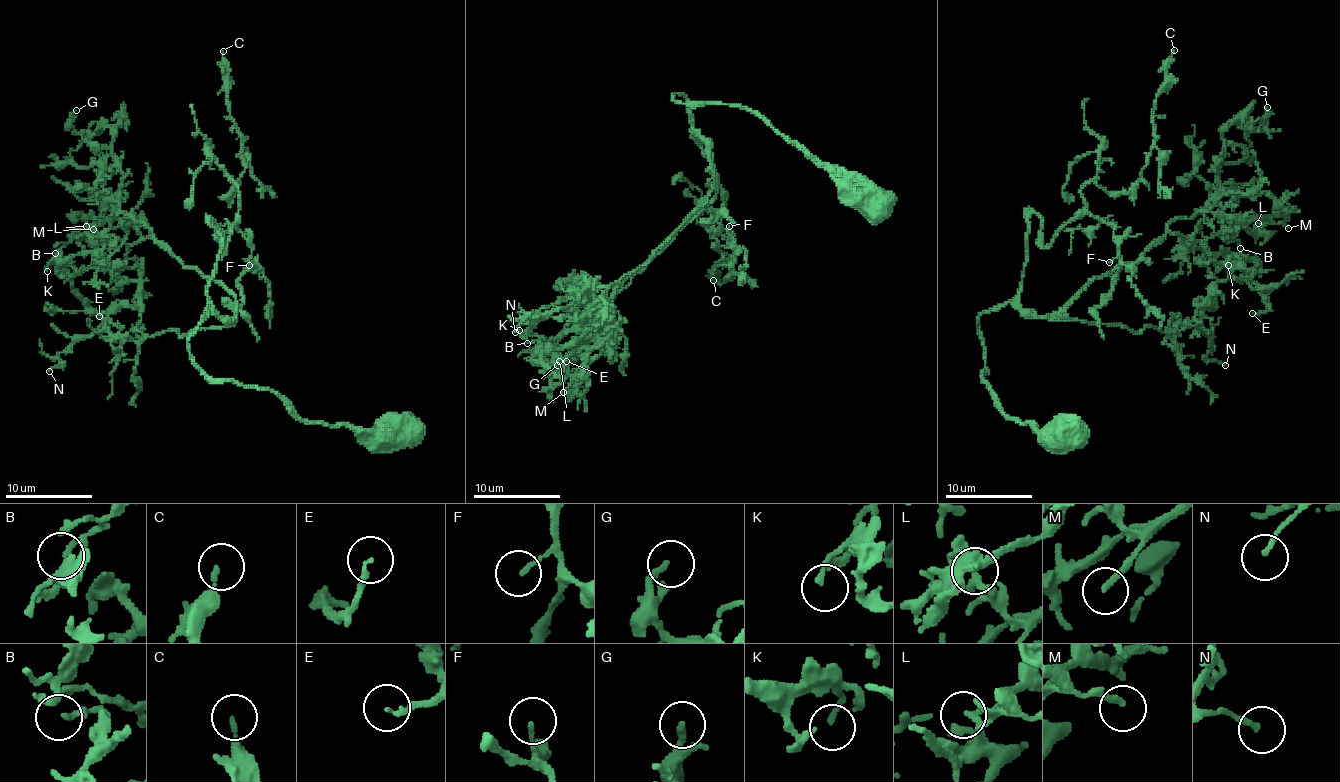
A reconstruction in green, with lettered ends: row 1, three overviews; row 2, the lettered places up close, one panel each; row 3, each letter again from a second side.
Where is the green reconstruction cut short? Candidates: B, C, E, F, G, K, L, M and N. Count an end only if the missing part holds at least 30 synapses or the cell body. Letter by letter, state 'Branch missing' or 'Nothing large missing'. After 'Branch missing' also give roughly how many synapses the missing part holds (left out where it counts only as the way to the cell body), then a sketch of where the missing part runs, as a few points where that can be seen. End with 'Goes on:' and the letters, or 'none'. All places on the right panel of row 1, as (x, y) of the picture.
B: Nothing large missing
C: Nothing large missing
E: Nothing large missing
F: Nothing large missing
G: Nothing large missing
K: Nothing large missing
L: Nothing large missing
M: Nothing large missing
N: Nothing large missing
Goes on: none

